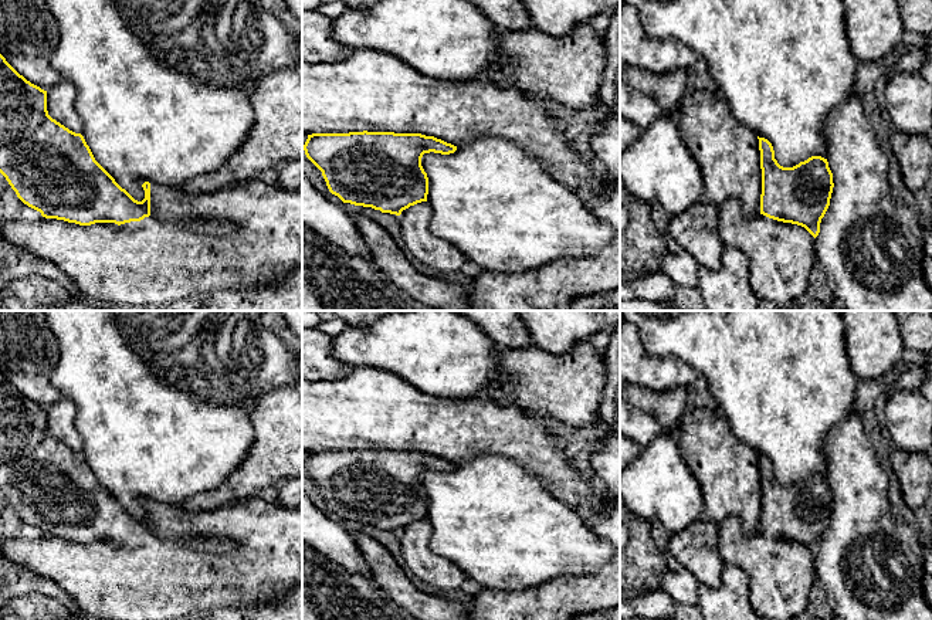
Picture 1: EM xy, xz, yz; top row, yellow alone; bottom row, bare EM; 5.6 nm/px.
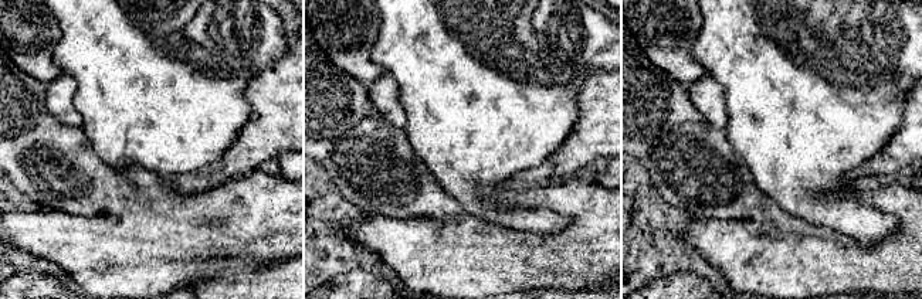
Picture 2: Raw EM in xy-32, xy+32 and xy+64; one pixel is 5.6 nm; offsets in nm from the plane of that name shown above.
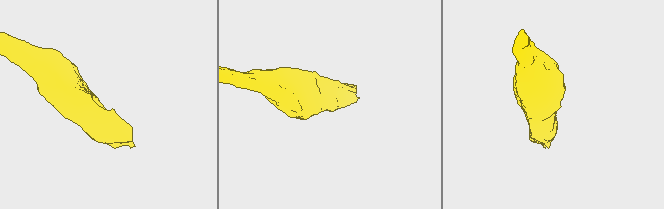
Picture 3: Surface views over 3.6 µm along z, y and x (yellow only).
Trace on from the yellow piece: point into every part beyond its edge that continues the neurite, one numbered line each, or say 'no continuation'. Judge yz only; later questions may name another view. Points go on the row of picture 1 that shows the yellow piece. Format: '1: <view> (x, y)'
1: yz (780, 256)

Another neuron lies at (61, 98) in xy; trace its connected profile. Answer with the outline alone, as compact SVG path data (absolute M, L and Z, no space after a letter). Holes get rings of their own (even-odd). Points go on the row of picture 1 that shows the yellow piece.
M61 79L57 85L47 91L48 115L75 133L81 133L84 123L75 109L77 87Z

